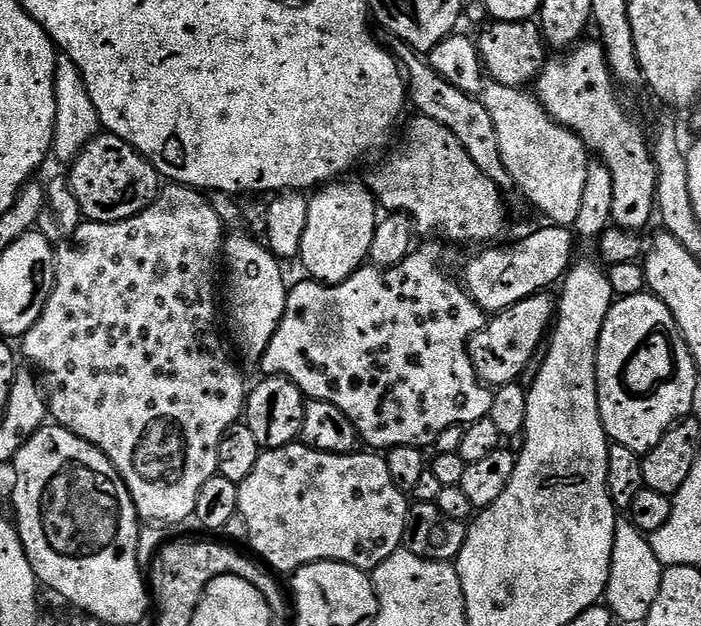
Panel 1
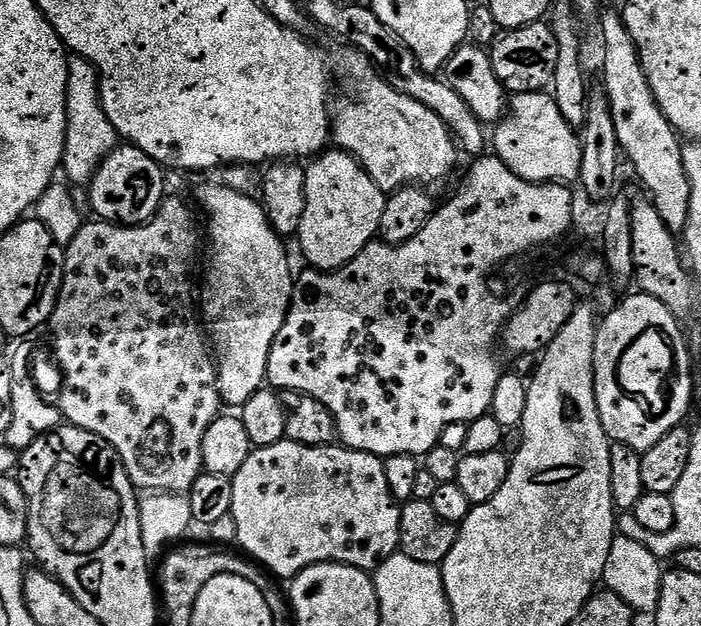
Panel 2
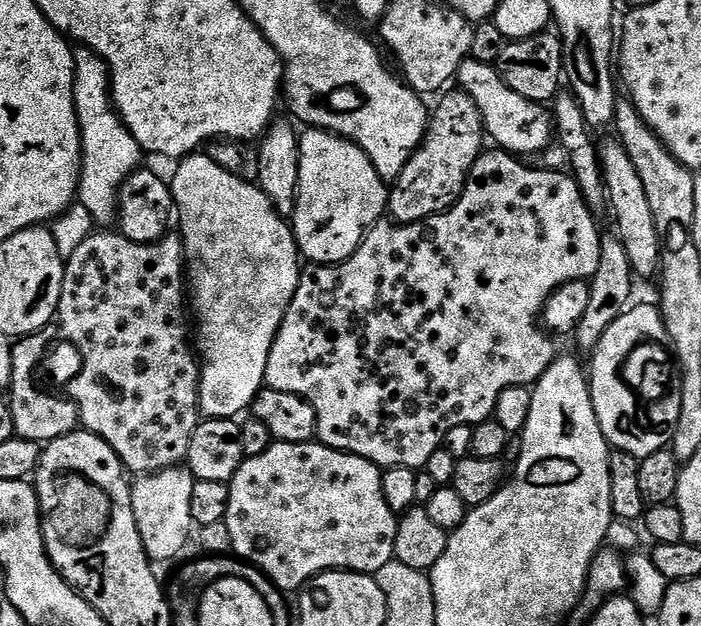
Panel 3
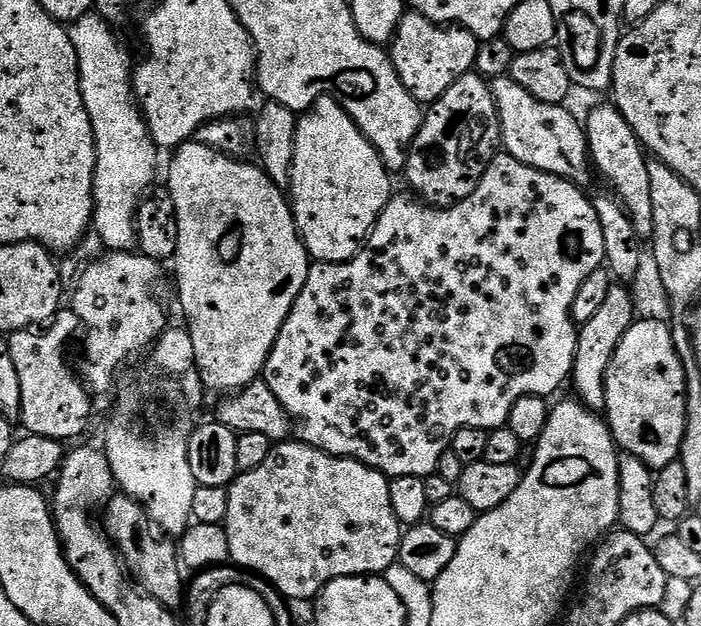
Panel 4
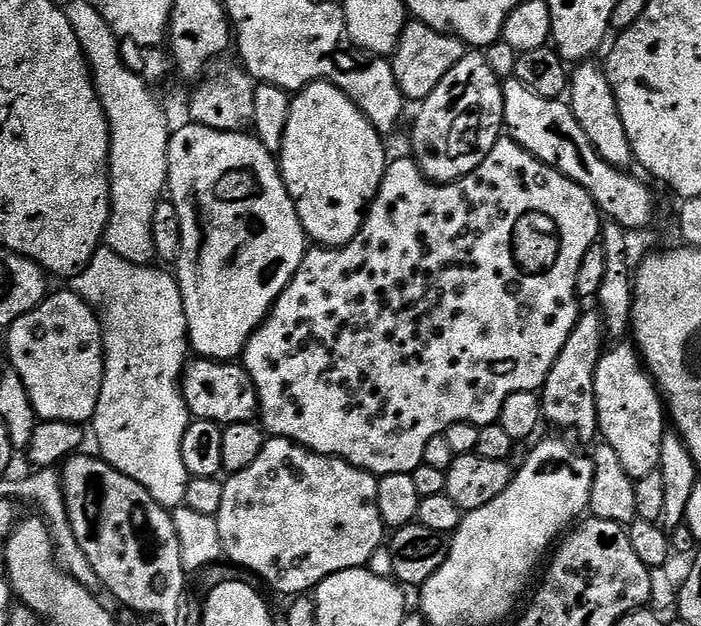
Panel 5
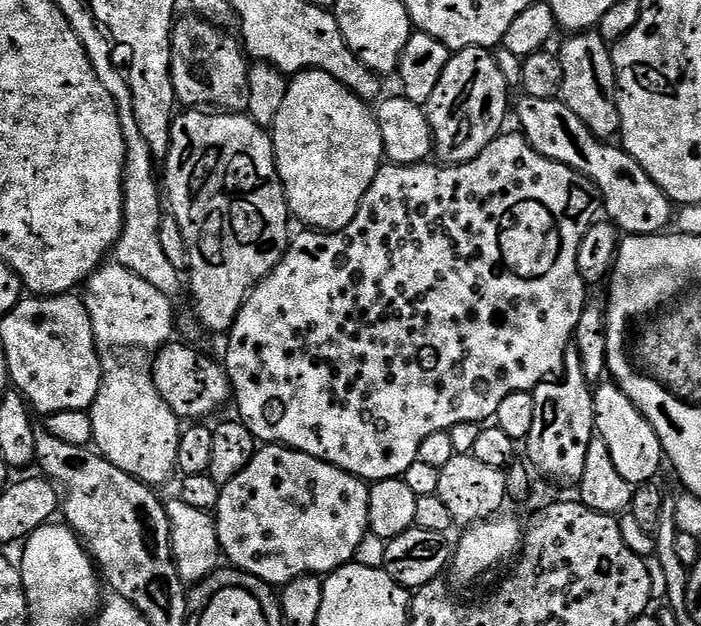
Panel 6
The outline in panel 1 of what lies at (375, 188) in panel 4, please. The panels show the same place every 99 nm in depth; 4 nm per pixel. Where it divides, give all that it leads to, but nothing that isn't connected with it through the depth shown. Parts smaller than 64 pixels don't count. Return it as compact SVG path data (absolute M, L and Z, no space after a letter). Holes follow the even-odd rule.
M333 182L325 184L311 193L308 201L308 213L306 214L306 234L302 234L302 246L298 257L299 263L304 263L304 268L309 277L313 280L320 281L321 284L341 284L346 278L350 278L361 266L369 259L368 251L370 250L370 242L374 242L374 230L378 223L378 205L375 196L372 195L371 187L360 184L344 184L348 182Z

